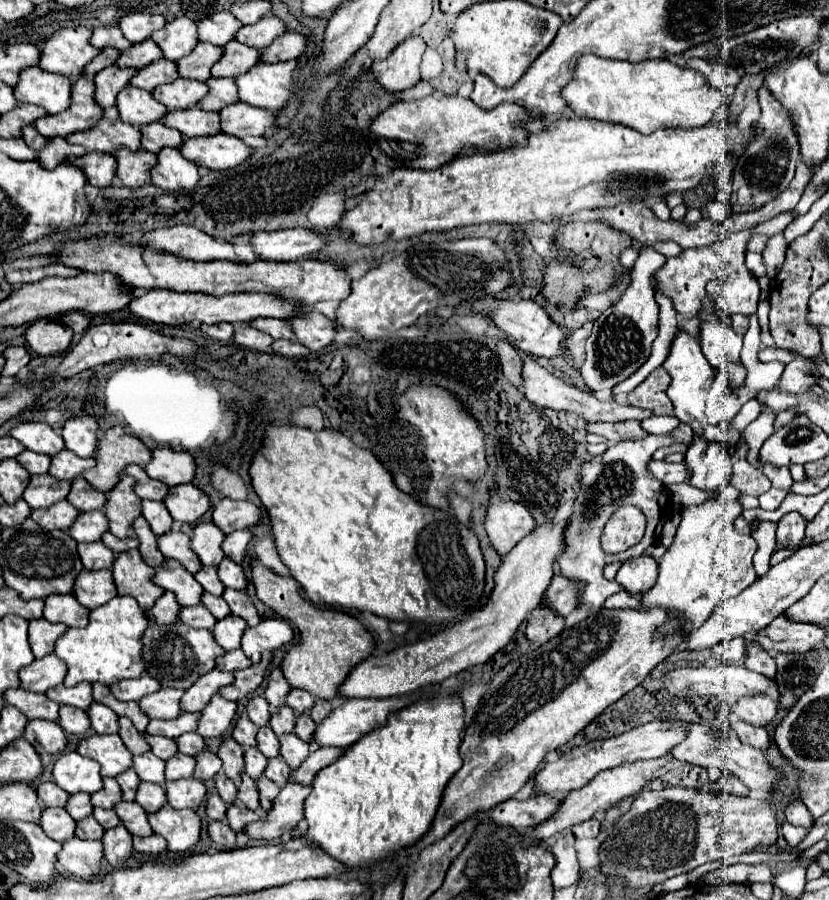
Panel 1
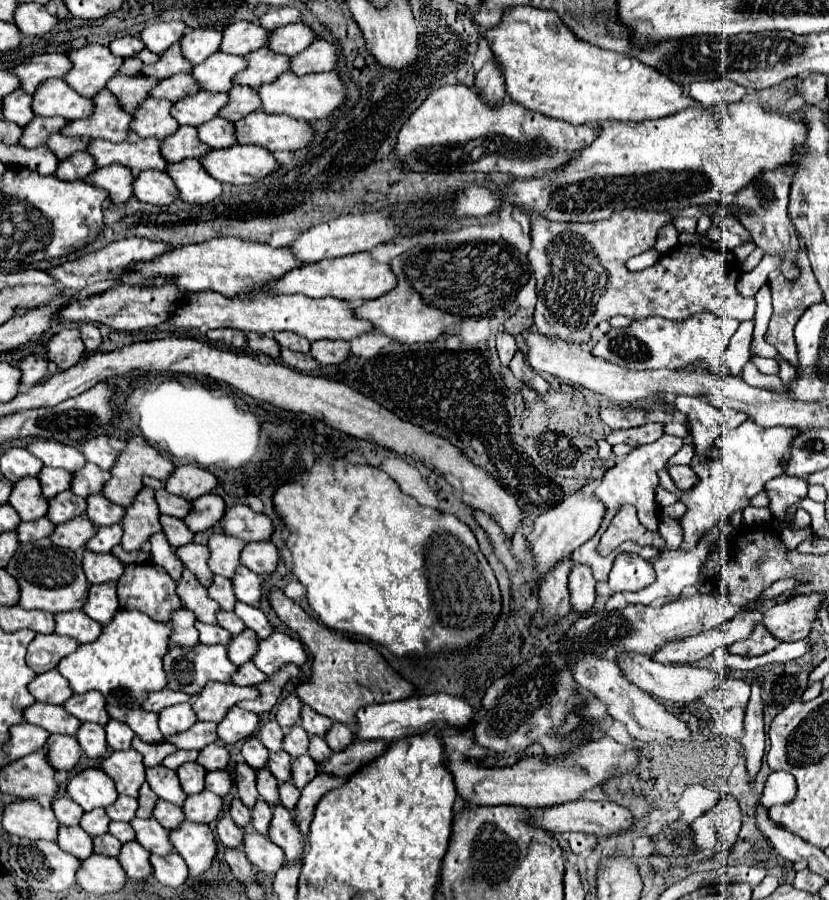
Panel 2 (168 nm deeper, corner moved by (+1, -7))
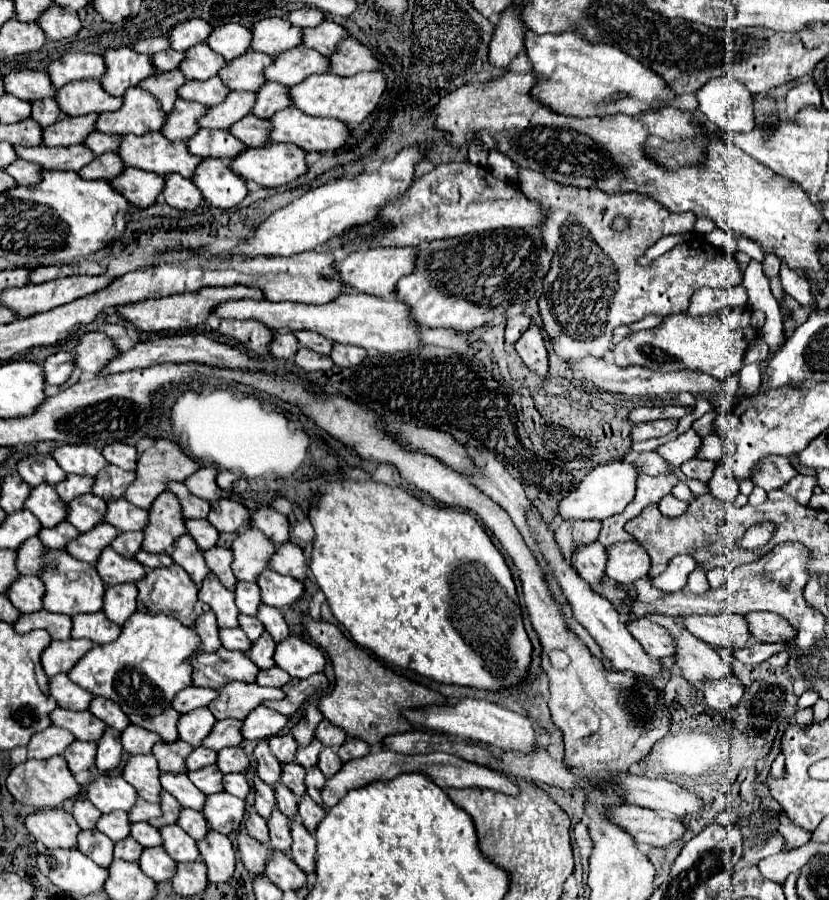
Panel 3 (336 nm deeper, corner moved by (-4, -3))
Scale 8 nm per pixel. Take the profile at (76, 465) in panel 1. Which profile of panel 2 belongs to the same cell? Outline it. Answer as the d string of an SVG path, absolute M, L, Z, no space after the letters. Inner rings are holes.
M89 464L83 466L81 470L73 472L73 480L71 480L71 492L85 498L89 494L97 494L101 492L103 484L109 480L109 472L101 470L99 466L95 464Z

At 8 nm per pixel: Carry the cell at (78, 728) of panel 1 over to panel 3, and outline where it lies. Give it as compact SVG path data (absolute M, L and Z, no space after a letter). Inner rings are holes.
M106 728L106 734L102 736L102 742L98 742L98 754L96 754L96 766L100 772L110 772L118 768L122 762L122 742L120 732Z

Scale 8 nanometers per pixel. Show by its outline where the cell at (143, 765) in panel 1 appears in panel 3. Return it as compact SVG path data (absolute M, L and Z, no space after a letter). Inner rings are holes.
M162 772L162 788L168 790L180 804L182 808L192 808L192 810L202 810L206 802L206 794L202 794L186 774L166 774Z

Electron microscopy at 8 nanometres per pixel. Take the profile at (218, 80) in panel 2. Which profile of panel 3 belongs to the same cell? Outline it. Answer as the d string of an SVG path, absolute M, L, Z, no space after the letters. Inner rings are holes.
M250 52L244 54L242 58L234 58L222 74L218 74L222 80L226 80L226 86L230 90L246 90L246 92L256 92L266 84L264 68L268 68L274 62L272 56L262 54L262 52Z

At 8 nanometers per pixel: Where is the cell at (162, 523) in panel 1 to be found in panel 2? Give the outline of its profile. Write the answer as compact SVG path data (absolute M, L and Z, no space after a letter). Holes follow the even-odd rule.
M161 514L159 520L161 520L163 532L165 532L165 536L173 548L179 548L183 544L193 542L193 532L185 526L183 520L173 518L173 516L165 516L165 514Z

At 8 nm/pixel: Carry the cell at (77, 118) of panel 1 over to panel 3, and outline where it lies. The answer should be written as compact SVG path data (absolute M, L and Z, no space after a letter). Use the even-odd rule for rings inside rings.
M134 88L124 96L122 110L100 114L98 130L110 134L146 134L160 132L166 122L166 112L160 102L146 90Z

